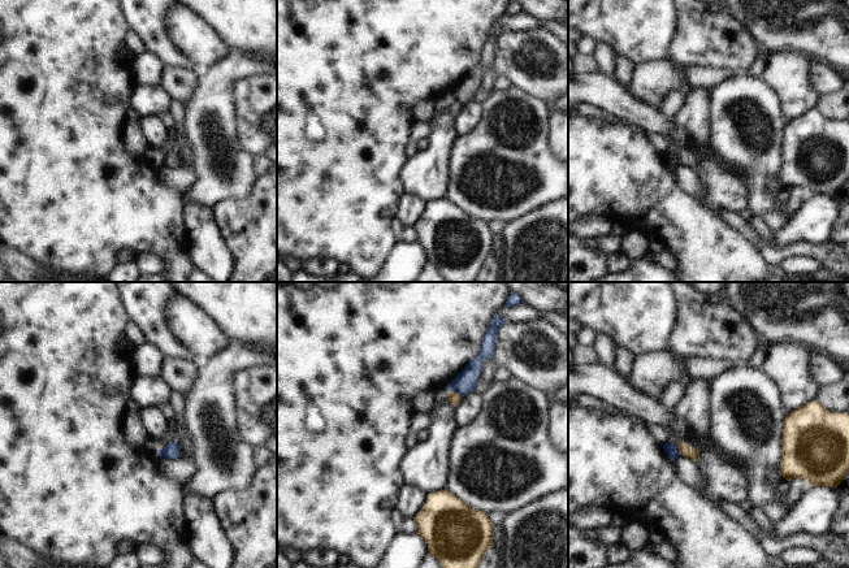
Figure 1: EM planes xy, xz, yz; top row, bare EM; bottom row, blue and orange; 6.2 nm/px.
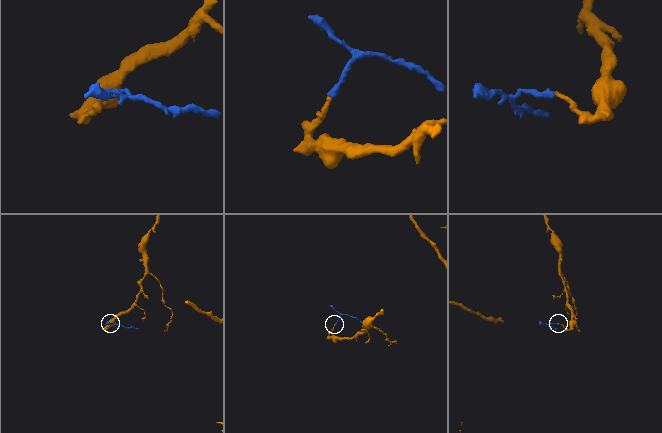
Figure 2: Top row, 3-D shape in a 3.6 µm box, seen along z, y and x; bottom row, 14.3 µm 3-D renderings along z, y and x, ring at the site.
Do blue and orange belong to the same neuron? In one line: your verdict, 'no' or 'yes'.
no

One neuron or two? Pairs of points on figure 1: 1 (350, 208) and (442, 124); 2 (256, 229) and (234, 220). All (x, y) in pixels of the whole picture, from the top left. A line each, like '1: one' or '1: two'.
1: two
2: one

